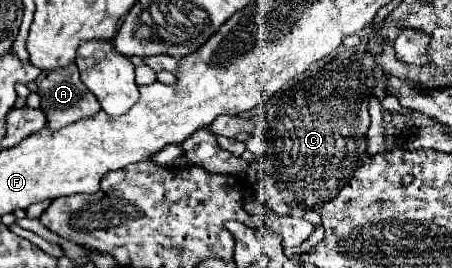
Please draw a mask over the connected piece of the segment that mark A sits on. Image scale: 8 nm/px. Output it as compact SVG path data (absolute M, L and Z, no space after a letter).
M70 63L64 69L54 69L48 73L42 71L36 79L36 85L38 85L38 93L42 95L42 111L50 117L50 121L48 121L50 129L62 129L78 119L92 117L92 115L96 115L96 111L100 111L98 99L80 81L80 73L78 73L78 67L74 63Z

